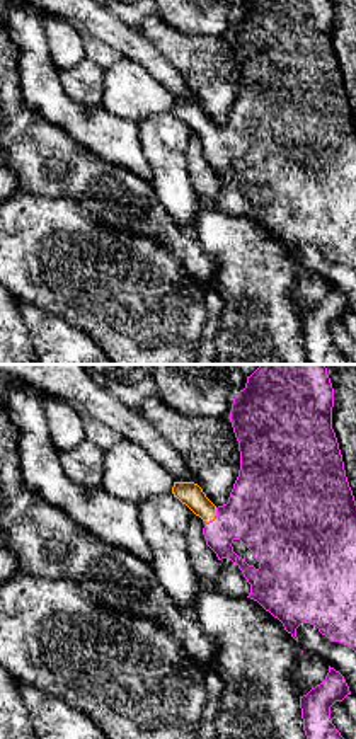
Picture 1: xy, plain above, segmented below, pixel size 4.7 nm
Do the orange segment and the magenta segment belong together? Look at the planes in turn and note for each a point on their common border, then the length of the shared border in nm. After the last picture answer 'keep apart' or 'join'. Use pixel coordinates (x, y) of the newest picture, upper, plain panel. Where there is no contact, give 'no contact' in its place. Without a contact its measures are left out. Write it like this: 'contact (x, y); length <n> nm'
contact (215, 133); length 90 nm

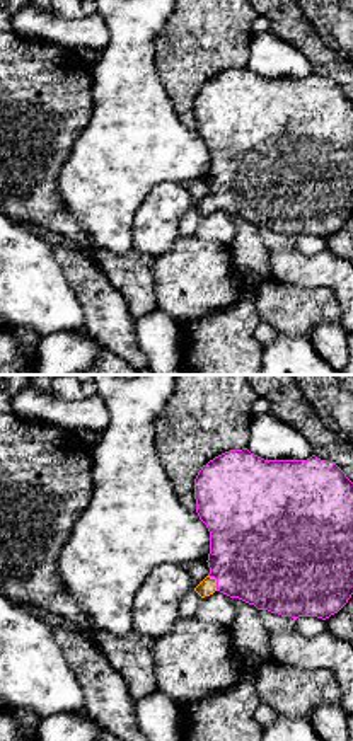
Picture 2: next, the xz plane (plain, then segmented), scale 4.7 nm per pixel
contact (215, 200); length 90 nm

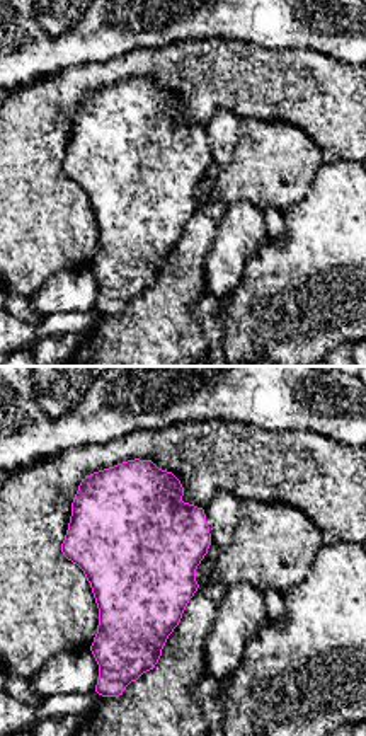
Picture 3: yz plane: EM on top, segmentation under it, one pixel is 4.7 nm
no contact

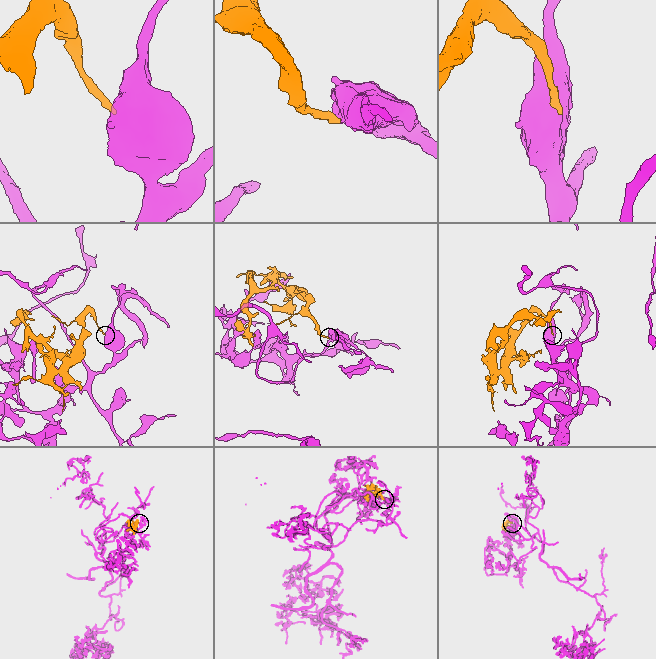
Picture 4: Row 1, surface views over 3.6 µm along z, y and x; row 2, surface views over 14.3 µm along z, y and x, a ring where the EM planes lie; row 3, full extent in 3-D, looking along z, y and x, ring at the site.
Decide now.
join

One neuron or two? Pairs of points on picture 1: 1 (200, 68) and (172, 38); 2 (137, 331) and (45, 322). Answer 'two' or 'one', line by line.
1: one
2: two

